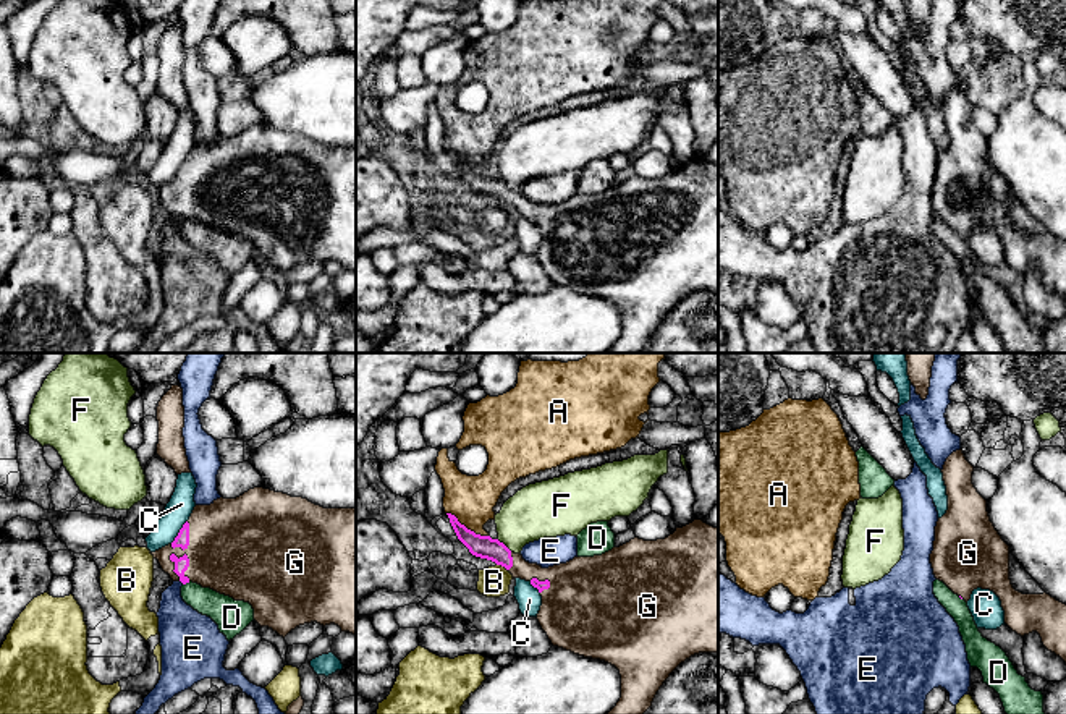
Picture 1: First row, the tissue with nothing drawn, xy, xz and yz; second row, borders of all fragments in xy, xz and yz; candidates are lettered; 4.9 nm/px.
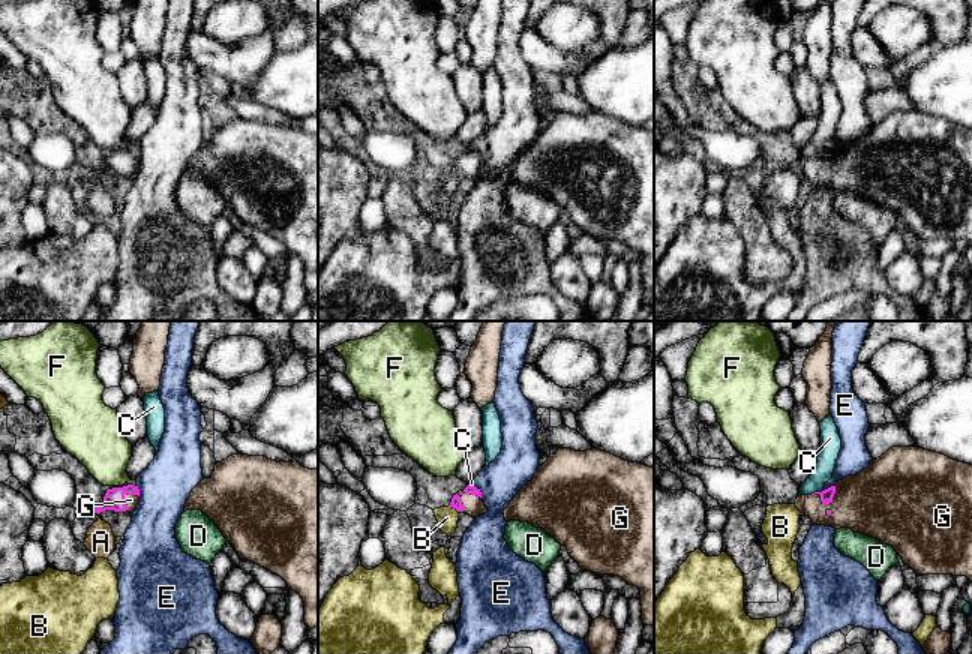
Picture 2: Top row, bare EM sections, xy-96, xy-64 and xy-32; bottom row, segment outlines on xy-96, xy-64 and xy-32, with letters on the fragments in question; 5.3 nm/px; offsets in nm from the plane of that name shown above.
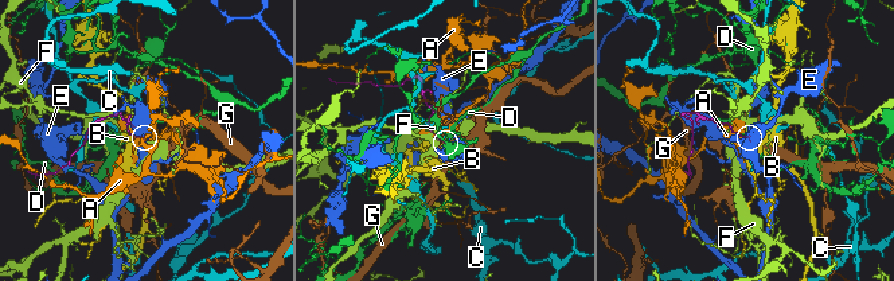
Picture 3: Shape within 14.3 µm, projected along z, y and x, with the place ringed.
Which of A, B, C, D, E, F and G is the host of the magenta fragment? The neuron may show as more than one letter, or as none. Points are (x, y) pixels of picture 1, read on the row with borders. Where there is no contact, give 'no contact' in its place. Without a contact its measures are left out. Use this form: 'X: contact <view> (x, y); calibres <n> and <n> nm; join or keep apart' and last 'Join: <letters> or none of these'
A: contact xz (466, 528); calibres 110 and 240 nm; keep apart
B: contact xz (502, 565); calibres 110 and 160 nm; keep apart
C: contact xy (180, 531); calibres 70 and 130 nm; keep apart
D: contact xy (186, 582); calibres 70 and 150 nm; keep apart
E: contact xy (181, 582); calibres 70 and 240 nm; keep apart
F: contact xz (503, 544); calibres 110 and 280 nm; keep apart
G: contact xy (180, 557); calibres 70 and 400 nm; join
Join: G

